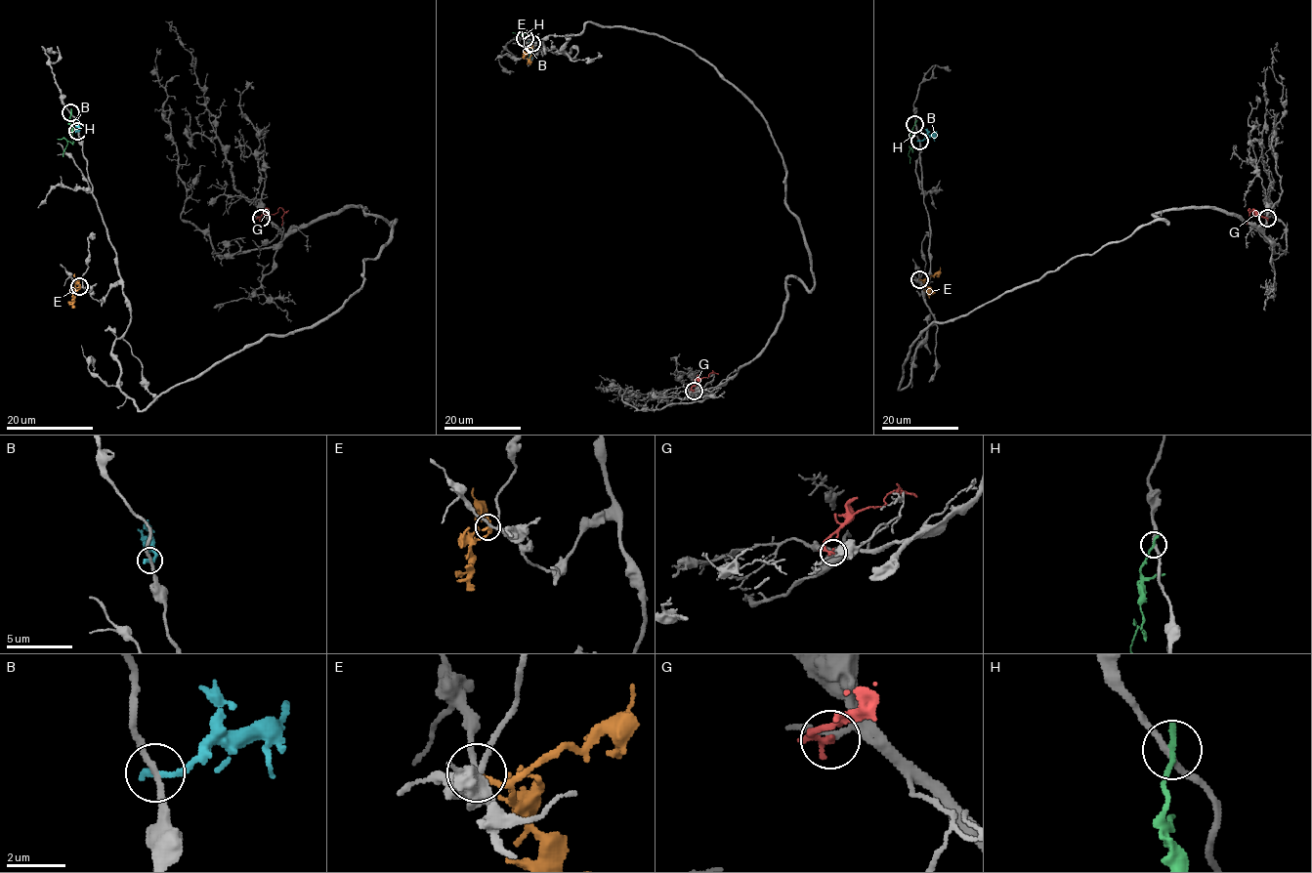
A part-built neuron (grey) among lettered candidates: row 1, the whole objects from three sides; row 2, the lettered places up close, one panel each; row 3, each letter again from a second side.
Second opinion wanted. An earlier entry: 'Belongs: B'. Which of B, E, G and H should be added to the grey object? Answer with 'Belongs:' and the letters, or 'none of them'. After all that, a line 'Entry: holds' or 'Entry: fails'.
Belongs: G
Entry: fails

